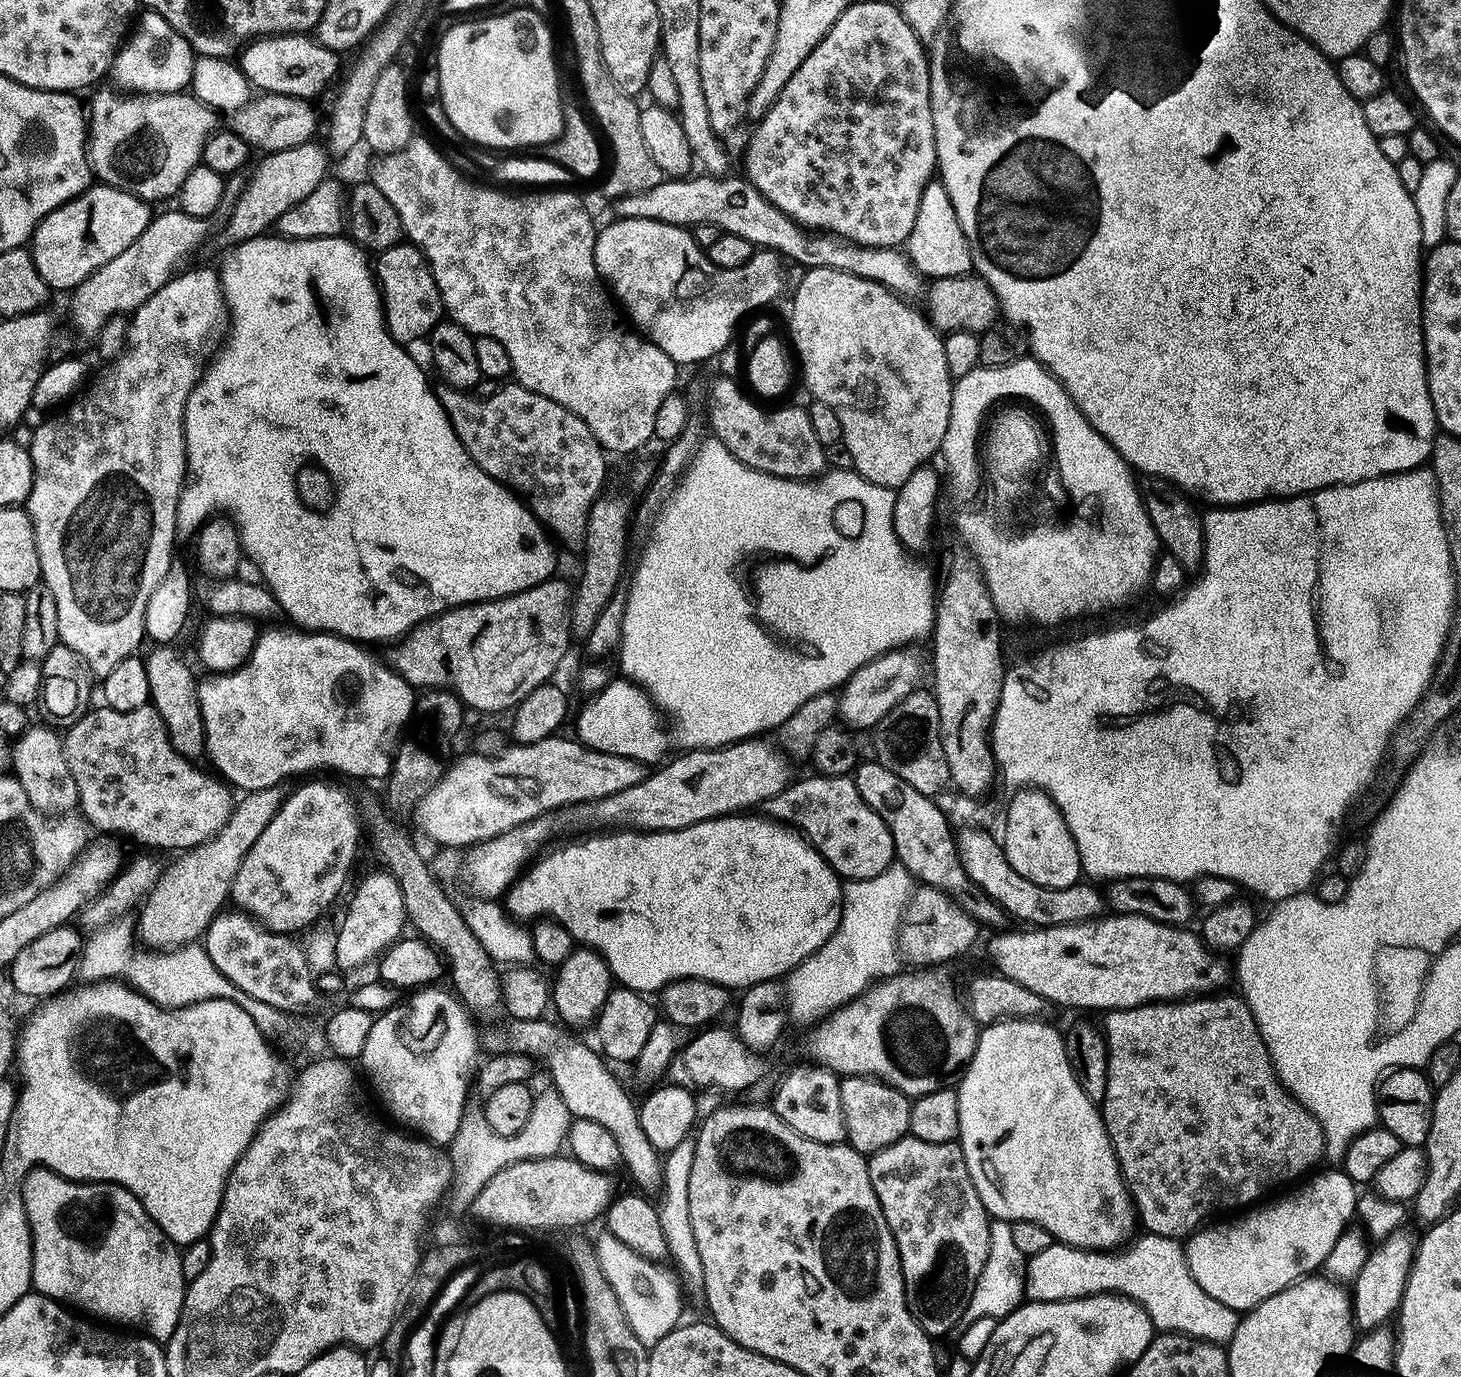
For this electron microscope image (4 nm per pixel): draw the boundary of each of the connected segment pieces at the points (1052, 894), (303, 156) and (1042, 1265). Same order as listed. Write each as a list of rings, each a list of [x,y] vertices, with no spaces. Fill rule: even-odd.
[[[980,828],[959,829],[956,847],[960,849],[960,865],[968,877],[977,884],[994,902],[998,902],[1009,917],[1022,920],[1026,926],[1051,926],[1053,924],[1075,924],[1081,920],[1095,920],[1105,911],[1106,900],[1100,892],[1088,882],[1081,882],[1069,888],[1047,888],[1022,878],[1004,853],[1004,845],[988,832]]]
[[[311,140],[290,149],[265,153],[261,157],[250,182],[230,212],[226,232],[230,235],[231,243],[237,244],[263,235],[286,210],[306,198],[327,177],[330,156],[321,143],[316,143]]]
[[[1140,1234],[1119,1250],[1075,1248],[1069,1244],[1053,1242],[1050,1246],[1046,1246],[1046,1250],[1042,1250],[1042,1254],[1027,1257],[1024,1269],[1024,1294],[1032,1302],[1077,1300],[1083,1296],[1101,1294],[1126,1296],[1143,1306],[1146,1314],[1152,1319],[1153,1329],[1160,1332],[1183,1332],[1185,1336],[1210,1340],[1218,1345],[1223,1345],[1232,1339],[1238,1323],[1236,1309],[1227,1308],[1225,1304],[1218,1302],[1218,1298],[1210,1298],[1210,1294],[1206,1294],[1206,1290],[1198,1286],[1198,1282],[1190,1274],[1184,1257],[1184,1244],[1170,1236]]]

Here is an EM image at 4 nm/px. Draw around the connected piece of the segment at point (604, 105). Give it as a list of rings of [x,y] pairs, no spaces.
[[[598,30],[589,36],[588,43],[592,48],[585,46],[582,40],[584,38],[581,35],[573,35],[571,39],[573,39],[572,48],[576,51],[576,68],[581,72],[580,84],[584,87],[585,98],[588,99],[587,111],[591,113],[594,120],[594,115],[596,115],[595,123],[598,125],[607,147],[608,144],[612,147],[612,169],[609,170],[608,177],[606,177],[607,172],[603,177],[605,194],[609,198],[615,198],[631,192],[645,192],[650,190],[650,186],[658,186],[658,182],[662,182],[666,177],[664,172],[655,165],[650,150],[643,141],[642,129],[639,125],[641,105],[636,105],[631,100],[633,97],[622,91],[609,76],[599,49]]]

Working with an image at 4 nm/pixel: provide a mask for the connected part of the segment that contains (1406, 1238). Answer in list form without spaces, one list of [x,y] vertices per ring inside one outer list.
[[[1401,1226],[1391,1232],[1387,1237],[1384,1239],[1381,1239],[1380,1241],[1377,1241],[1370,1249],[1369,1254],[1366,1262],[1363,1263],[1362,1269],[1359,1271],[1358,1275],[1355,1277],[1355,1279],[1352,1281],[1352,1289],[1350,1292],[1351,1298],[1352,1298],[1352,1315],[1353,1315],[1353,1323],[1355,1324],[1355,1327],[1357,1329],[1360,1329],[1361,1331],[1368,1331],[1370,1329],[1381,1327],[1382,1325],[1385,1325],[1388,1322],[1388,1318],[1392,1315],[1392,1317],[1399,1311],[1399,1306],[1401,1304],[1401,1298],[1402,1294],[1405,1292],[1405,1284],[1406,1284],[1406,1278],[1409,1277],[1409,1271],[1412,1269],[1412,1262],[1413,1258],[1416,1255],[1416,1245],[1418,1243],[1417,1237],[1413,1236],[1413,1234],[1406,1230],[1407,1227]]]

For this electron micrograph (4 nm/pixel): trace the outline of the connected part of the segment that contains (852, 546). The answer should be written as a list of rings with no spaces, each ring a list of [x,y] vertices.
[[[708,438],[696,449],[696,454],[689,461],[687,468],[684,469],[679,477],[679,483],[676,485],[674,493],[669,497],[667,503],[661,509],[659,516],[650,529],[652,541],[644,548],[644,553],[640,556],[640,561],[636,564],[636,573],[633,574],[632,580],[628,584],[628,601],[626,602],[625,617],[622,618],[621,640],[618,649],[620,656],[620,668],[625,677],[634,684],[639,684],[653,704],[660,709],[661,713],[670,721],[674,729],[674,736],[680,739],[680,748],[691,750],[694,748],[722,748],[725,744],[736,744],[740,740],[750,740],[759,737],[761,734],[768,734],[771,728],[779,729],[781,725],[790,718],[792,714],[804,702],[815,695],[823,692],[831,693],[839,689],[849,680],[866,662],[870,662],[875,656],[883,656],[886,652],[892,652],[896,648],[903,648],[911,645],[911,640],[920,640],[931,633],[936,623],[936,601],[938,599],[938,588],[934,583],[932,585],[932,572],[924,564],[915,564],[911,560],[909,553],[903,544],[900,543],[898,534],[892,525],[892,515],[894,514],[894,502],[896,493],[891,488],[883,488],[877,484],[872,484],[869,480],[864,479],[859,472],[855,470],[828,470],[819,478],[805,478],[803,480],[786,480],[783,476],[772,476],[768,472],[759,472],[748,465],[736,460],[734,454],[730,452],[727,446],[723,445],[718,439]]]

